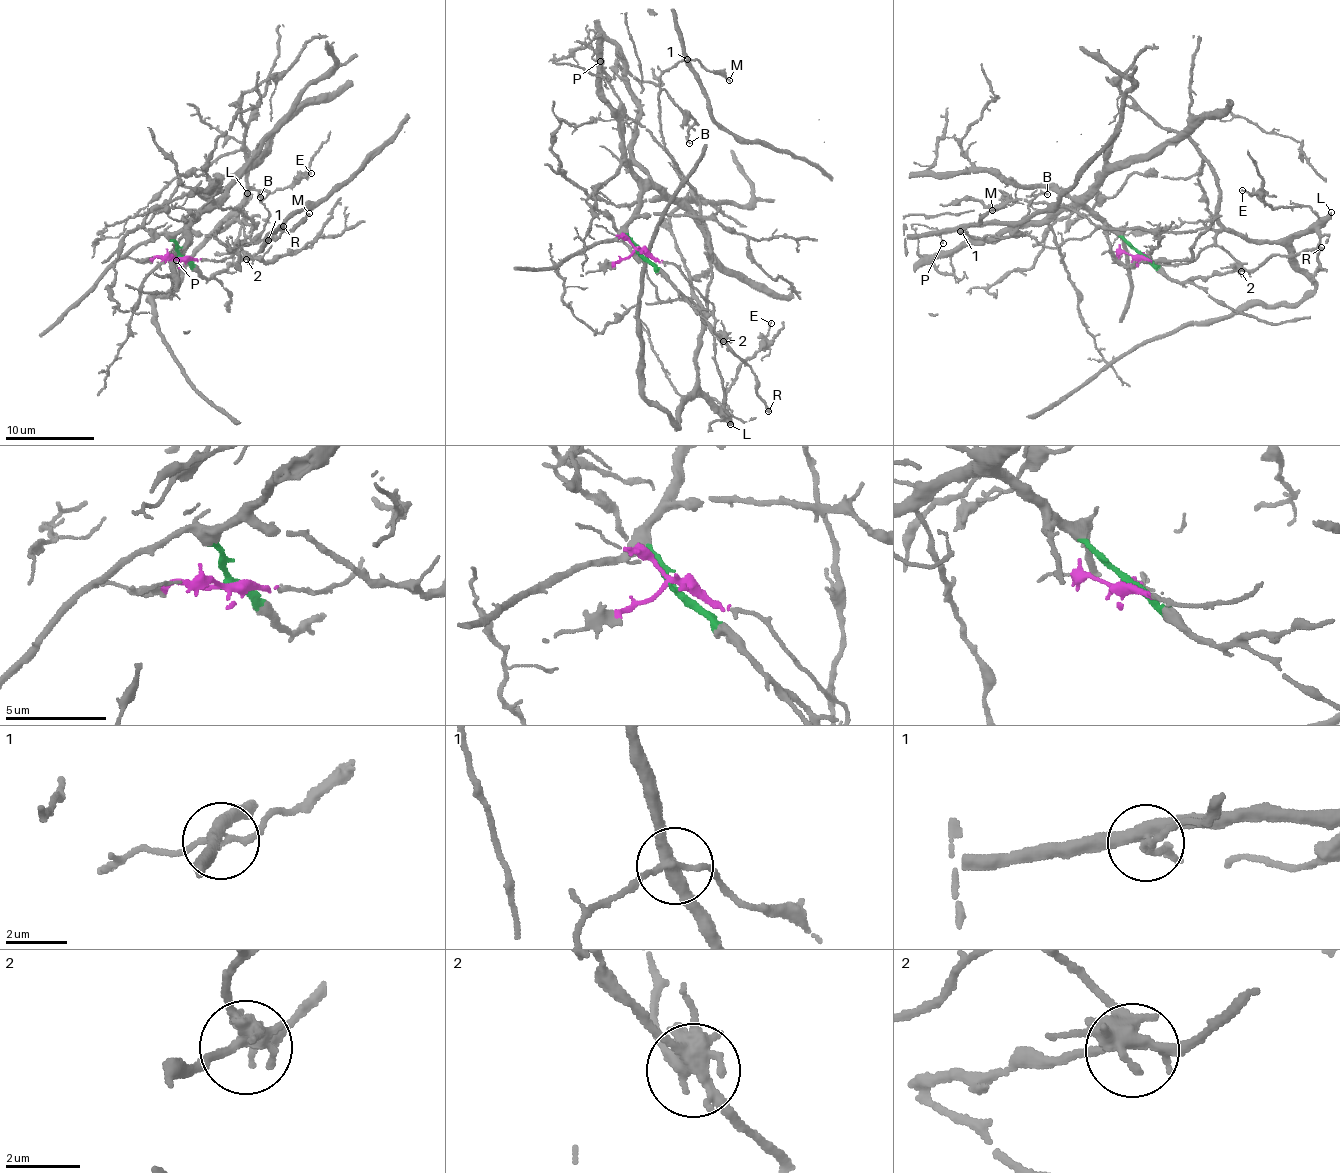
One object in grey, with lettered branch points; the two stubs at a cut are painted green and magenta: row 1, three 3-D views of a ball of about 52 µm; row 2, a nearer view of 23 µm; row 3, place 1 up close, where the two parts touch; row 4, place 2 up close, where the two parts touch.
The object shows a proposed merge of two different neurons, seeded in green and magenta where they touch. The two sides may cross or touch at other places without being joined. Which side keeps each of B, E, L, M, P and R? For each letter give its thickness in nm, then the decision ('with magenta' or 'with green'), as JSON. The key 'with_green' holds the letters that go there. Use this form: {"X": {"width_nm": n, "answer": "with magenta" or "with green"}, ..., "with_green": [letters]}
{"B": {"width_nm": 180, "answer": "with magenta"}, "E": {"width_nm": 140, "answer": "with magenta"}, "L": {"width_nm": 420, "answer": "with magenta"}, "M": {"width_nm": 170, "answer": "with magenta"}, "P": {"width_nm": 80, "answer": "with green"}, "R": {"width_nm": 240, "answer": "with green"}, "with_green": ["P", "R"]}

